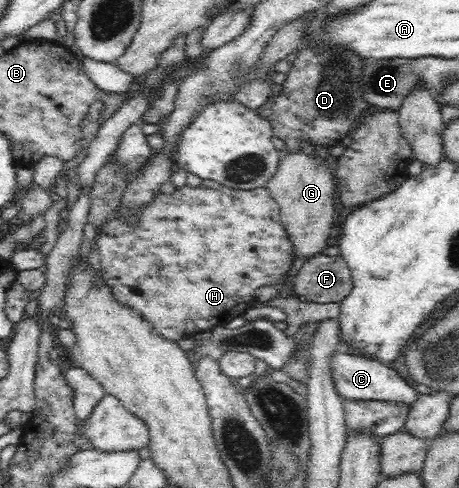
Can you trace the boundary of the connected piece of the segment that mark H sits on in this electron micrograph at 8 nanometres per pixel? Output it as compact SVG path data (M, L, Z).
M203 179L201 184L197 187L183 185L176 188L172 194L157 193L151 202L144 204L143 208L139 210L139 216L135 223L129 226L122 216L118 216L109 222L105 222L103 227L98 229L96 238L96 250L100 257L99 264L96 268L101 279L105 281L105 285L109 290L113 291L113 296L117 301L123 305L137 311L141 317L149 320L153 325L153 329L159 335L169 340L181 340L181 338L188 338L197 332L207 331L209 328L217 326L224 326L233 318L242 316L243 312L252 304L257 302L255 297L255 290L261 286L271 286L276 284L283 274L293 266L295 260L295 251L293 251L293 243L289 239L289 235L285 232L285 227L280 220L280 206L277 201L270 195L267 187L259 187L253 190L232 189L224 184L215 182L211 179Z

